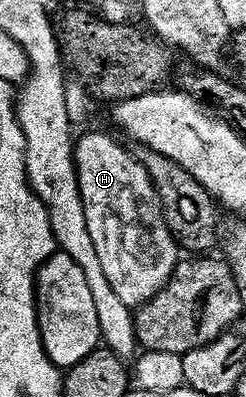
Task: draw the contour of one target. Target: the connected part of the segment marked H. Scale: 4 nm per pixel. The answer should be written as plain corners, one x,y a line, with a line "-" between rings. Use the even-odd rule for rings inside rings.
87,131
80,133
73,157
83,214
89,216
87,230
111,290
119,294
124,304
140,306
173,277
179,241
165,221
161,200
140,159
132,156
115,137

